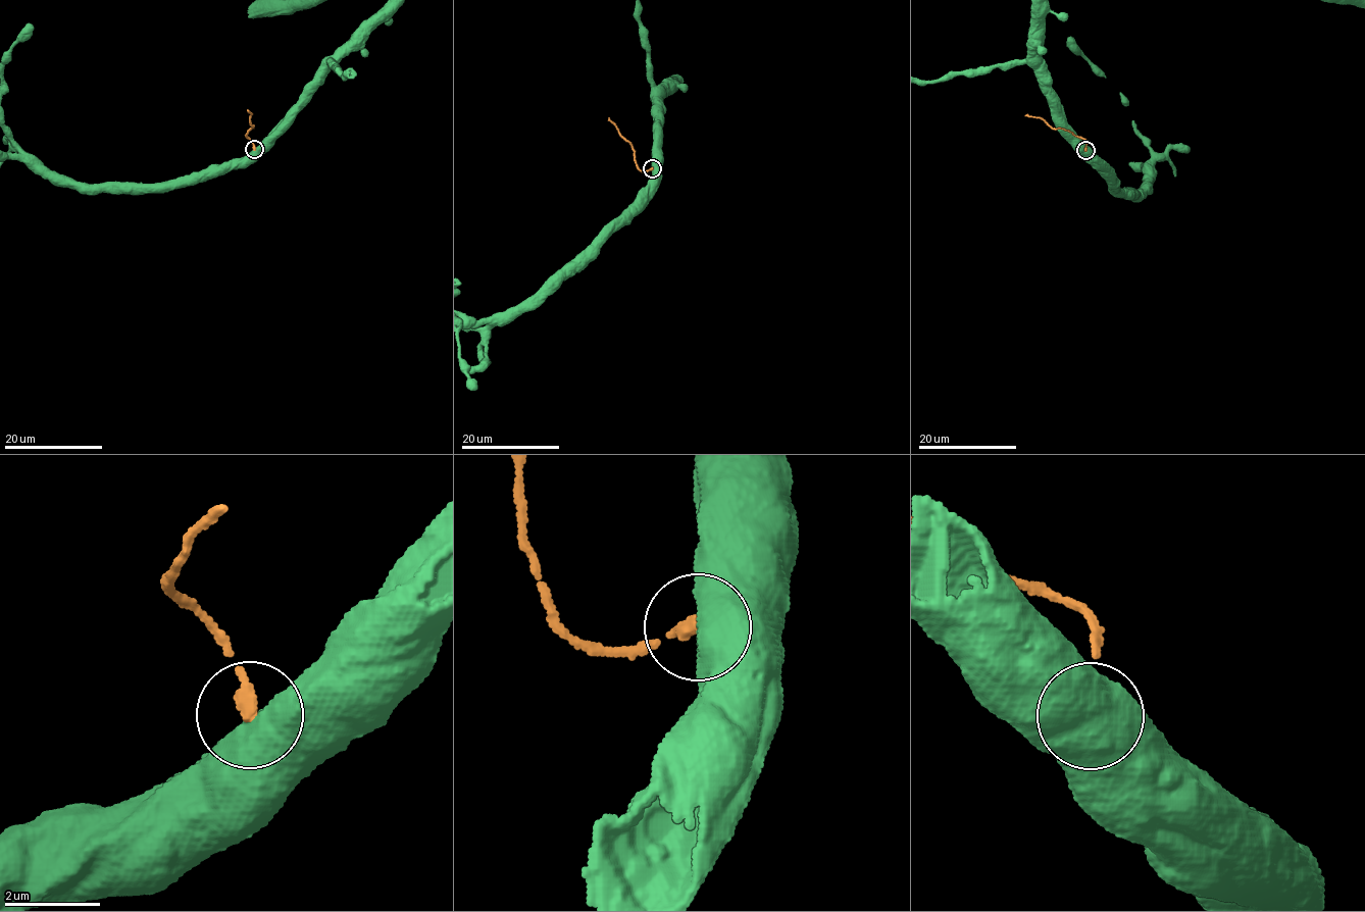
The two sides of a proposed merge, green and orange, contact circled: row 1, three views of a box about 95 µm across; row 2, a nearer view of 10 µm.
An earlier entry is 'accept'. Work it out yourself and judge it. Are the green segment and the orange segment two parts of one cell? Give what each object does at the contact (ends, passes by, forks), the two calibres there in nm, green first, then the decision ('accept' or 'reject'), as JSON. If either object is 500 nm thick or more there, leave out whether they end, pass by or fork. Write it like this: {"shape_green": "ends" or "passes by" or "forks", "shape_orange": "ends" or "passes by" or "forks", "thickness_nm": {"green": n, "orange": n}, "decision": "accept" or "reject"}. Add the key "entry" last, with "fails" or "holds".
{"thickness_nm": {"green": 750, "orange": 260}, "decision": "reject", "entry": "fails"}

